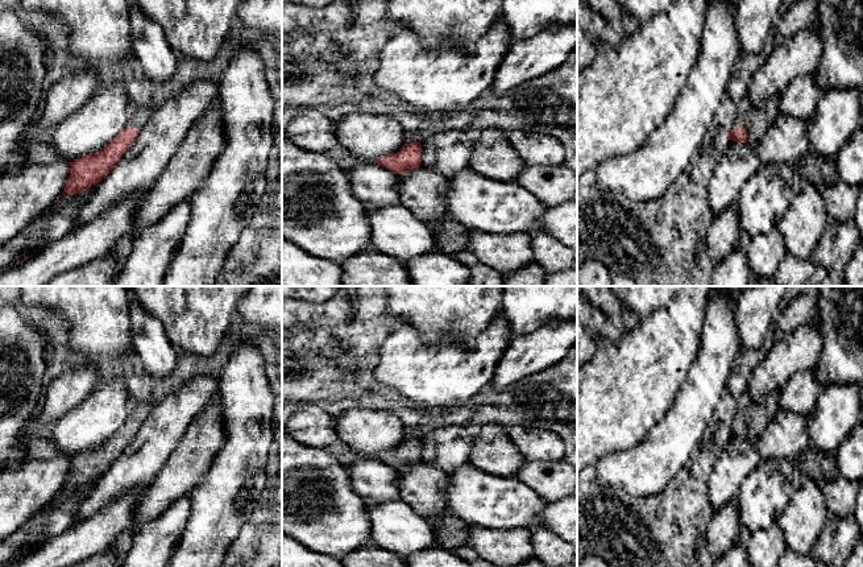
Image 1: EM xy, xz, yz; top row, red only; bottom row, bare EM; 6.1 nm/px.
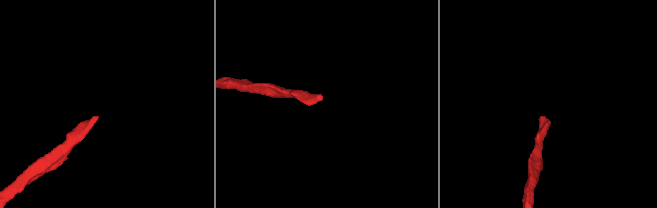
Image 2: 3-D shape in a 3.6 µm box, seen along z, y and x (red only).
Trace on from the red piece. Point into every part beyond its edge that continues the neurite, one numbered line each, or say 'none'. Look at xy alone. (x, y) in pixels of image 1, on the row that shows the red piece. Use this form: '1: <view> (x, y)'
1: xy (141, 115)

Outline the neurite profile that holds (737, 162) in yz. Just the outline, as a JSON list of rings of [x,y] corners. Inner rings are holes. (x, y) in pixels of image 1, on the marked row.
[[[726,138],[708,183],[708,200],[714,215],[735,206],[742,187],[760,167],[758,150],[748,142]]]

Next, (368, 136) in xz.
[[[358,109],[336,121],[339,144],[365,162],[377,162],[399,152],[404,145],[404,132],[391,116]]]

